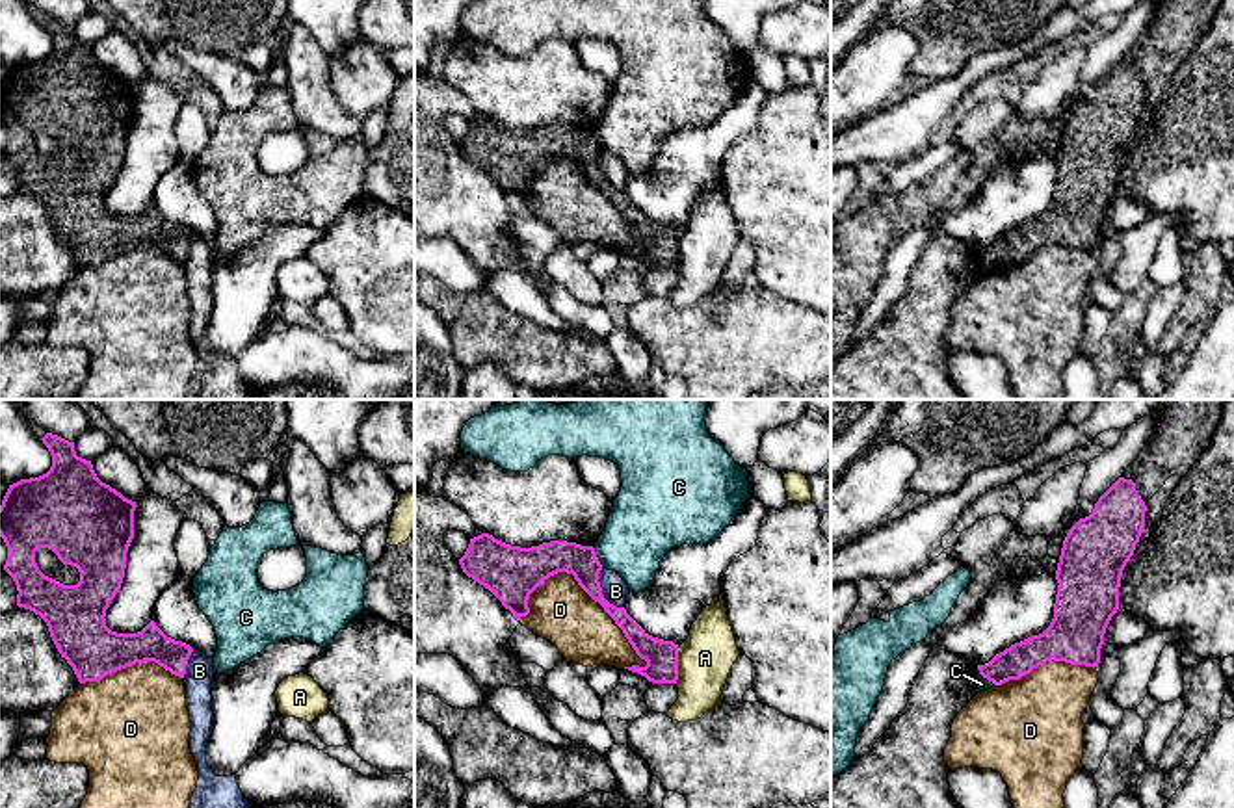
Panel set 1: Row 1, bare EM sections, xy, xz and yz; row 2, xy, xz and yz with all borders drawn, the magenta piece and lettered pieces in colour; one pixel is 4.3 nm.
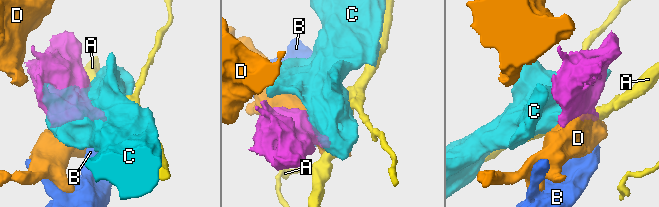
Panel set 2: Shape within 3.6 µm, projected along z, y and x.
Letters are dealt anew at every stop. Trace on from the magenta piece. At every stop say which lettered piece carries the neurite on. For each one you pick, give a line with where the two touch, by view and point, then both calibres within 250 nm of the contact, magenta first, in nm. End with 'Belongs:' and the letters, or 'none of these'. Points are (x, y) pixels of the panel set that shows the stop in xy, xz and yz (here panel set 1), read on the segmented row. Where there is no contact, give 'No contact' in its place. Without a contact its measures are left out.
Belongs: none of these

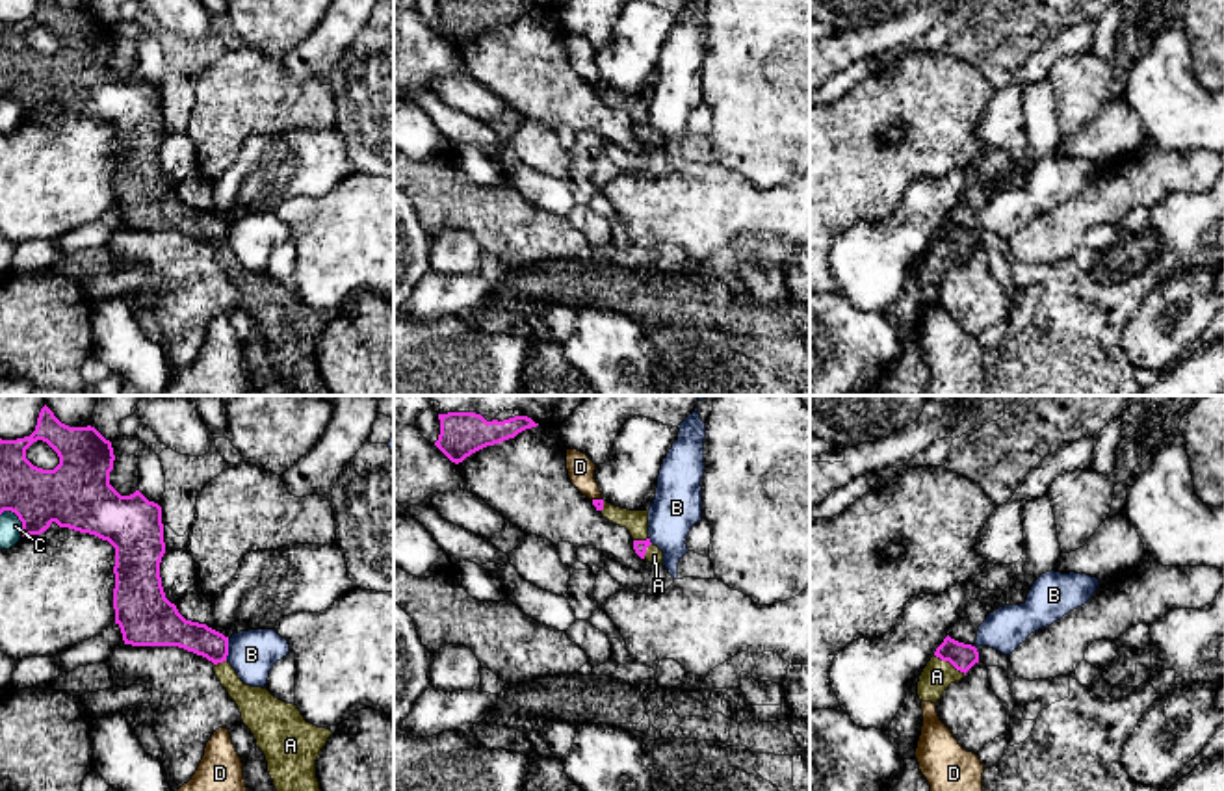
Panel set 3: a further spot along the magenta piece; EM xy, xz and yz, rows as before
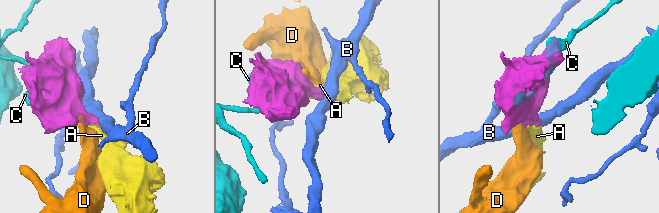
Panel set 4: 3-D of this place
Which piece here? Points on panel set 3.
A: Touches magenta at yz (950, 661). Thickness 110 nm (magenta) against 140 nm
Belongs: A

